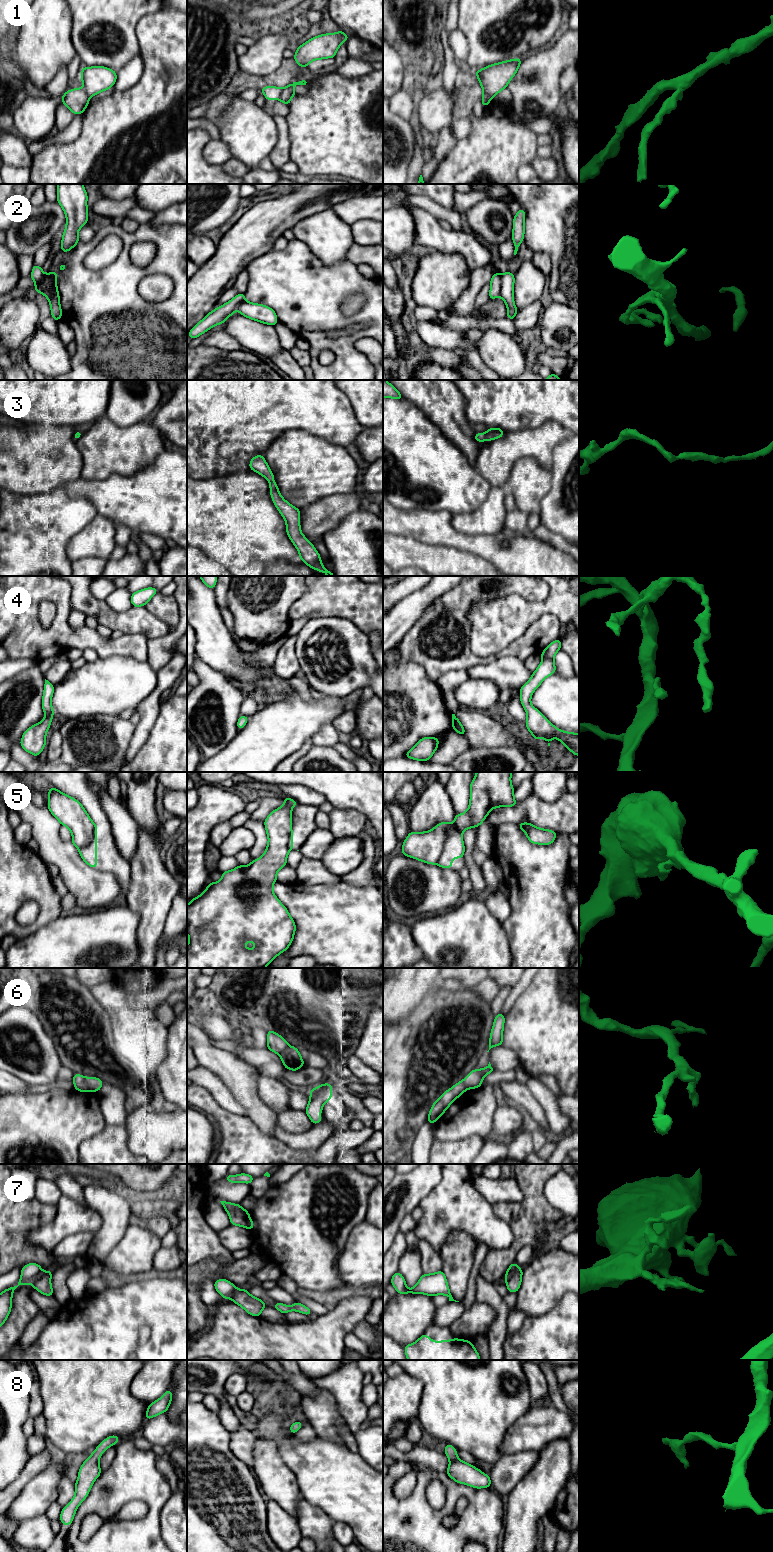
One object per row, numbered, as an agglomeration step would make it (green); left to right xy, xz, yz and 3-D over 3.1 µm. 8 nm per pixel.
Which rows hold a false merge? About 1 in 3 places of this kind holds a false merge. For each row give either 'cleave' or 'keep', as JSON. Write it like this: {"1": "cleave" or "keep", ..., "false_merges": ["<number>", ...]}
{"1": "cleave", "2": "cleave", "3": "keep", "4": "keep", "5": "cleave", "6": "cleave", "7": "cleave", "8": "keep", "false_merges": ["1", "2", "5", "6", "7"]}

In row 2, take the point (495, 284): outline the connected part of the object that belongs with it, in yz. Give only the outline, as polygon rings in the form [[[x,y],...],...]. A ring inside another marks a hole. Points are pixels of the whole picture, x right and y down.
[[[494,273],[490,281],[489,299],[493,300],[500,296],[501,290],[501,274]]]

